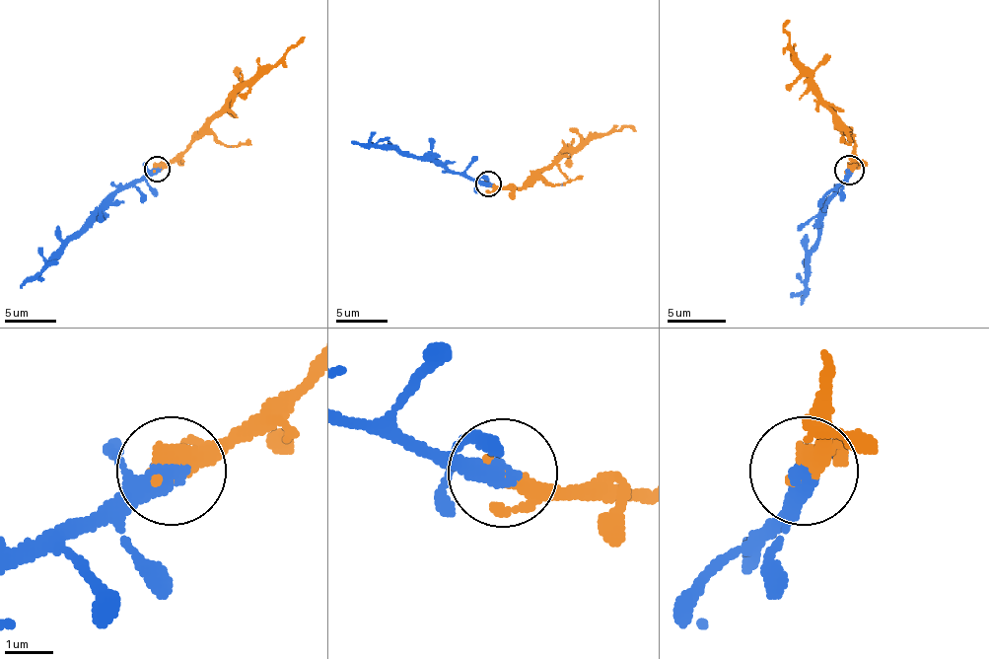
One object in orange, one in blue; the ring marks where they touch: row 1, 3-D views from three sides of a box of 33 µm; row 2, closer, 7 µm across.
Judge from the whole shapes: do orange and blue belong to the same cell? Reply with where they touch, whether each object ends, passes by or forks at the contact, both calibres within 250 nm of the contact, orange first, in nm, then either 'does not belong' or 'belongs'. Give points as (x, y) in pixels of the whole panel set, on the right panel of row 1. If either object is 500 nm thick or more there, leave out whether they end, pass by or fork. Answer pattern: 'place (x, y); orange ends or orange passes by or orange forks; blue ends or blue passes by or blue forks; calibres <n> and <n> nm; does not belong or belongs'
place (849, 170); orange passes by; blue passes by; calibres 400 and 320 nm; belongs

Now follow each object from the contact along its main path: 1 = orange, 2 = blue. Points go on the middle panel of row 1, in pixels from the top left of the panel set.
1: (488, 183), (524, 188), (578, 144), (586, 144), (622, 126), (635, 131)
2: (488, 183), (459, 176), (444, 165), (407, 157), (389, 147), (351, 142)

